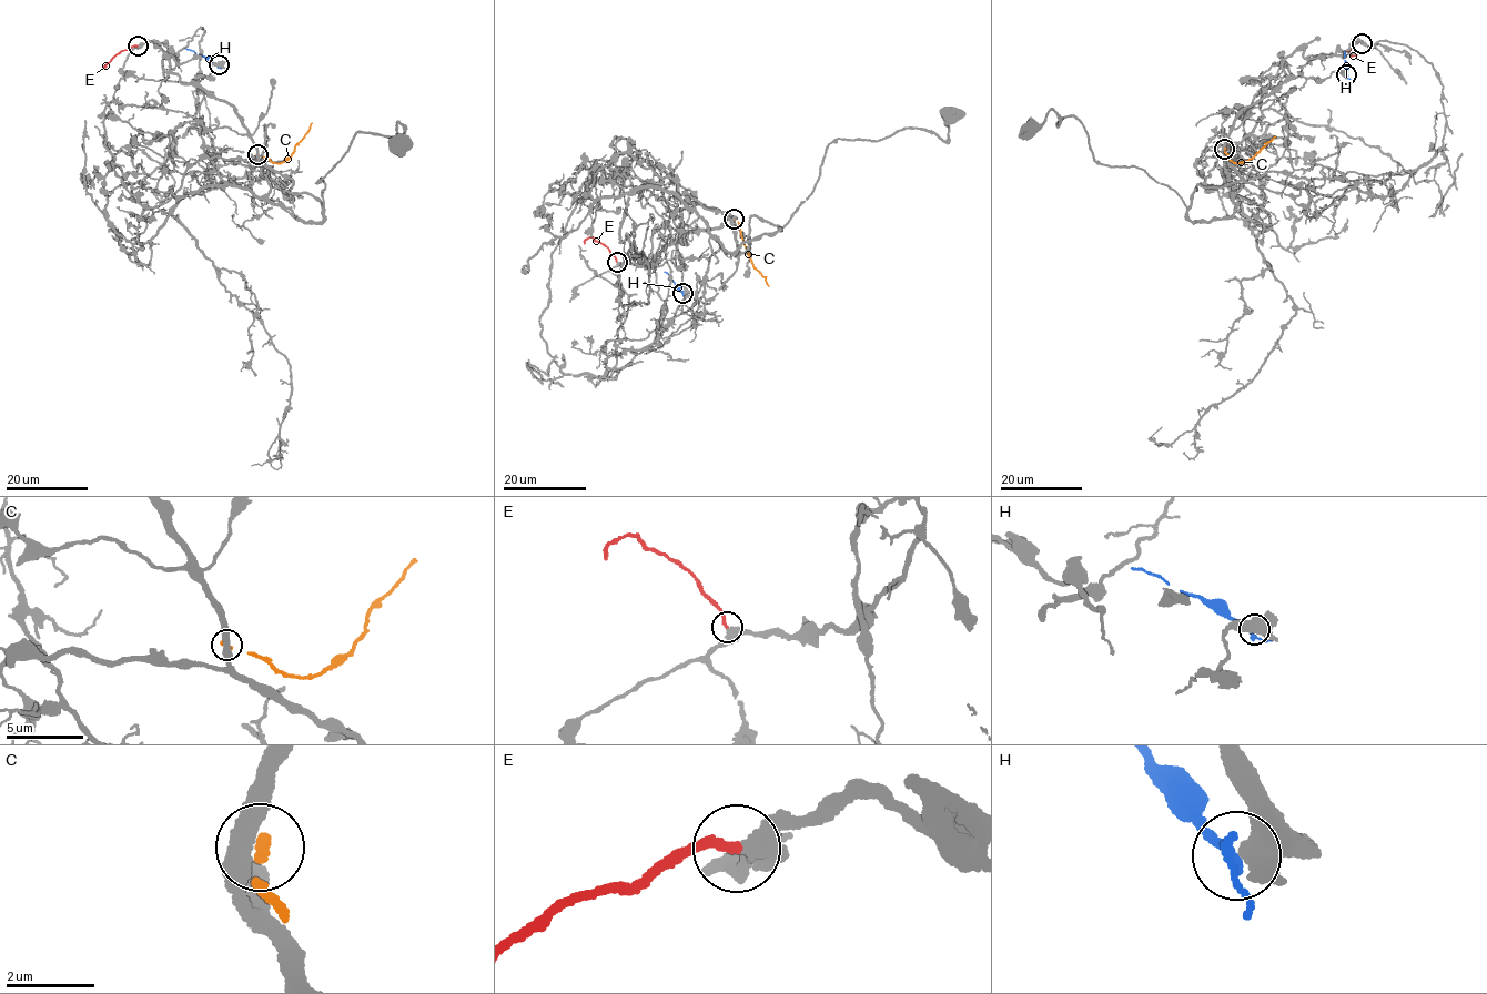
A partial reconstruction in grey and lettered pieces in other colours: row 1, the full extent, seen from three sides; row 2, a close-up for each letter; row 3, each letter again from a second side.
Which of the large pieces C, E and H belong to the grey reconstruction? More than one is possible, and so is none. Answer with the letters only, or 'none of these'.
E

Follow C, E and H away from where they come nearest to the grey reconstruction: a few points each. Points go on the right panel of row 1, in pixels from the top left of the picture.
C: (1225, 149), (1231, 161), (1245, 162), (1274, 135)
E: (1362, 42), (1354, 43), (1348, 52), (1356, 54)
H: (1346, 74), (1344, 52)

